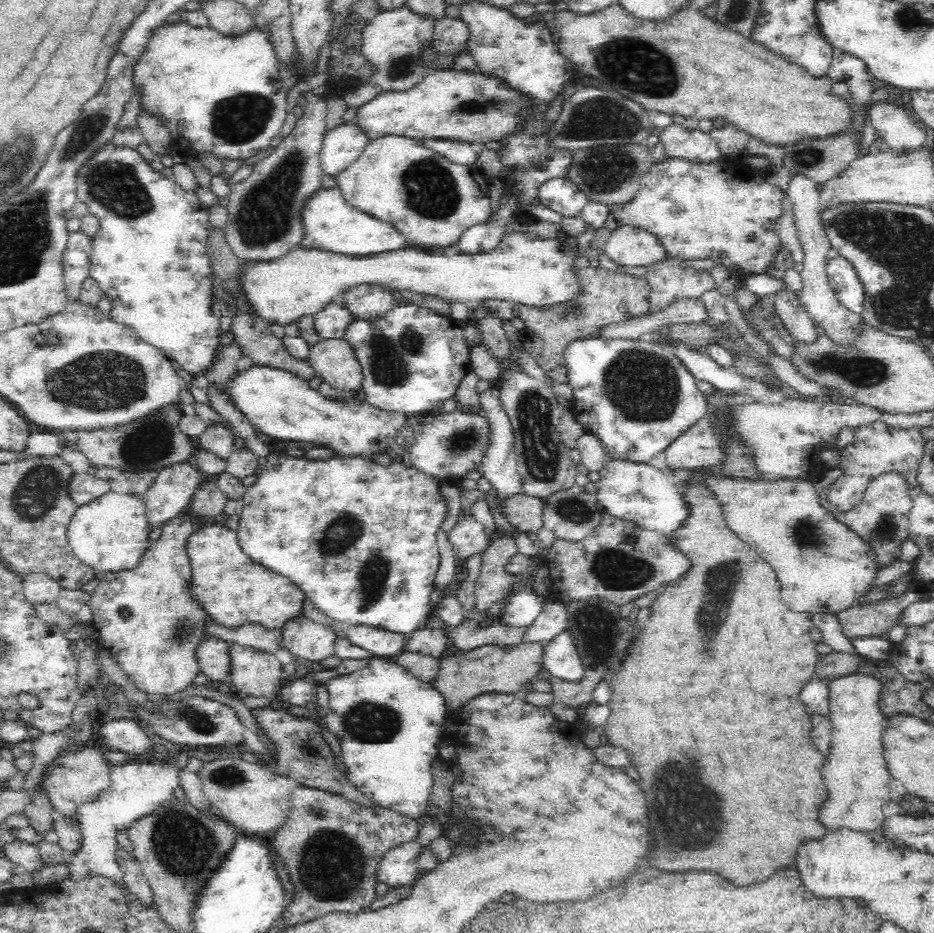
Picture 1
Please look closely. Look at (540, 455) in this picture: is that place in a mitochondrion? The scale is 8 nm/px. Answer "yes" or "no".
yes

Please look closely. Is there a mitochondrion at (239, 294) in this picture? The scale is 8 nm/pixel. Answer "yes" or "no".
no

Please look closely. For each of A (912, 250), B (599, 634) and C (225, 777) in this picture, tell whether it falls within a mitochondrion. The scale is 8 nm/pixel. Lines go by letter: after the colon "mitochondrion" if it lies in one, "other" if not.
A: mitochondrion
B: mitochondrion
C: mitochondrion

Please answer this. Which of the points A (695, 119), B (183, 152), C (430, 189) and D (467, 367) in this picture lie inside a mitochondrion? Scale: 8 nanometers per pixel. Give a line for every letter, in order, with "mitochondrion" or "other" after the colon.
A: other
B: other
C: mitochondrion
D: other

